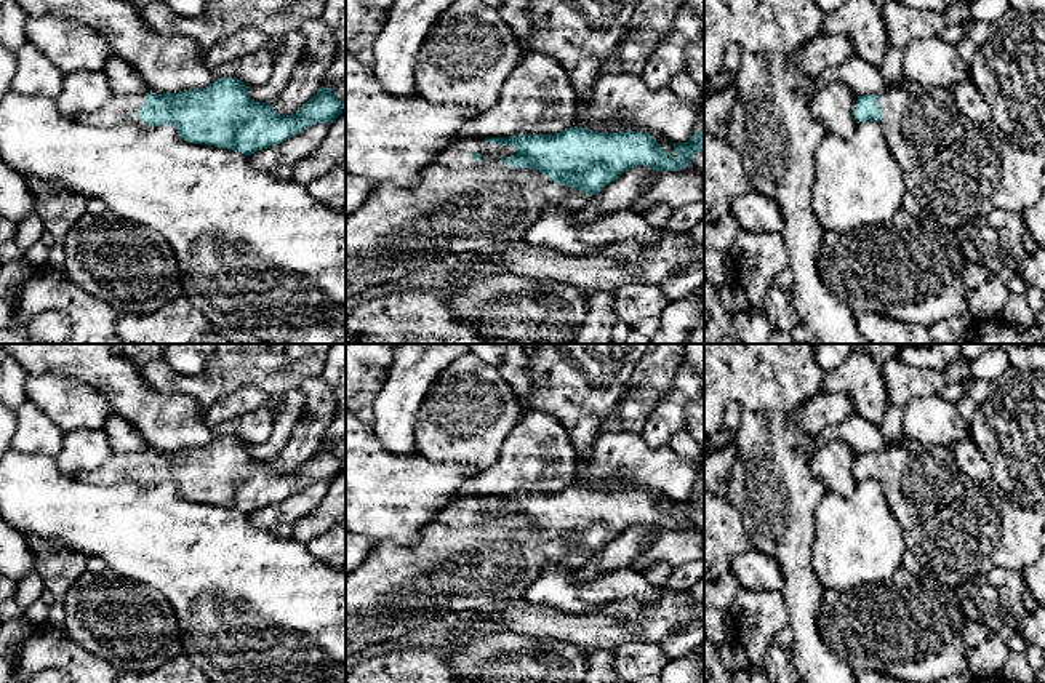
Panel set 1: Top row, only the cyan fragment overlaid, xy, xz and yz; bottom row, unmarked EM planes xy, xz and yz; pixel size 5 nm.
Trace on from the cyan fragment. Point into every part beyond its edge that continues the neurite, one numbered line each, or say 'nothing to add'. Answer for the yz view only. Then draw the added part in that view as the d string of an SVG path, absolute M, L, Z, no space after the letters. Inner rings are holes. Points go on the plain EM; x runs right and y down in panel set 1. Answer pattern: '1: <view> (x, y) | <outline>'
1: yz (919, 480) | M903 438L879 453L880 483L904 533L954 502L967 480L951 448Z

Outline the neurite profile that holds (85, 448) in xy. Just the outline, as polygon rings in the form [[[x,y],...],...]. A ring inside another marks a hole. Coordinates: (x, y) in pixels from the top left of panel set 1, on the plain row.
[[[78,429],[64,432],[56,462],[66,475],[101,467],[114,454],[102,429]]]

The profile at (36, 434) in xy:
[[[26,401],[16,411],[16,430],[11,437],[11,449],[24,454],[46,454],[56,457],[62,440],[64,430],[32,401]]]

